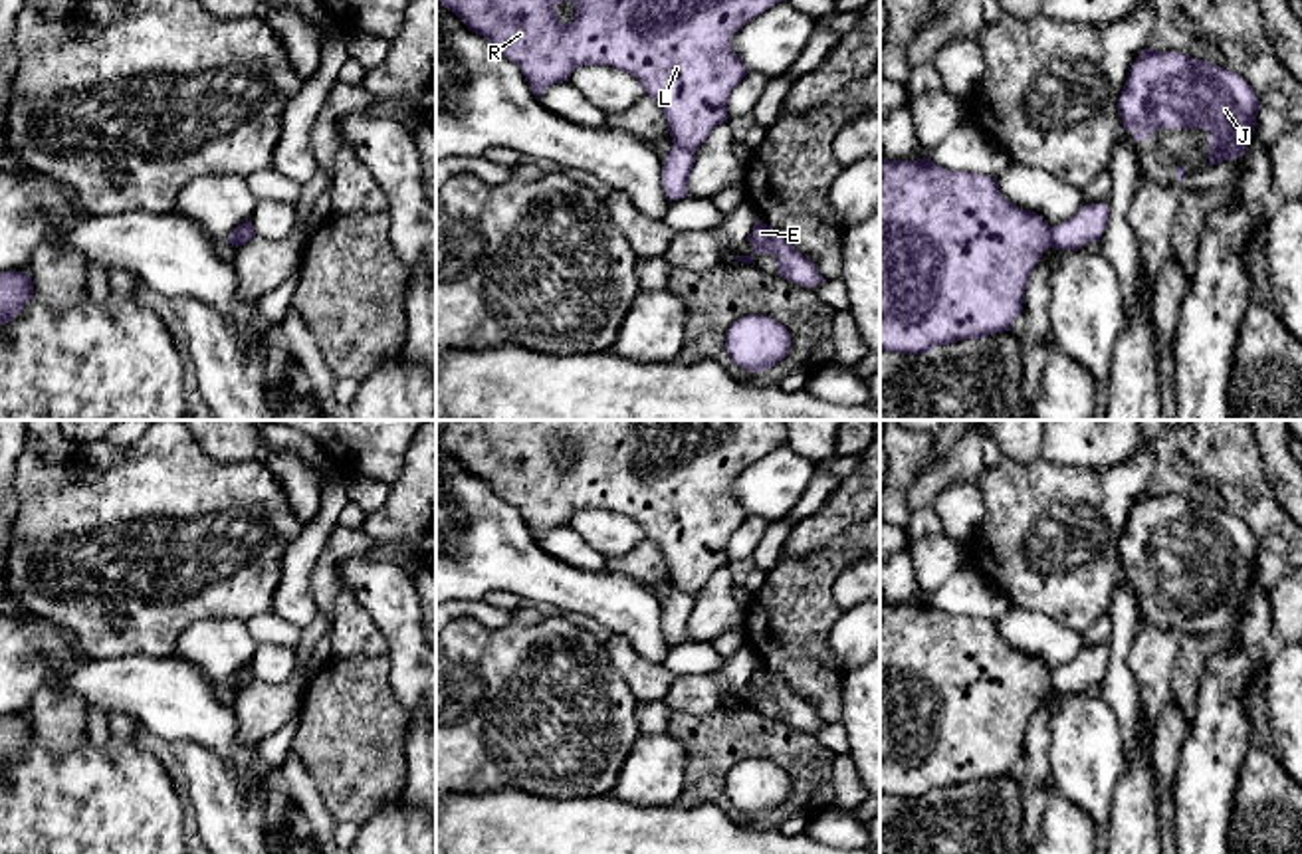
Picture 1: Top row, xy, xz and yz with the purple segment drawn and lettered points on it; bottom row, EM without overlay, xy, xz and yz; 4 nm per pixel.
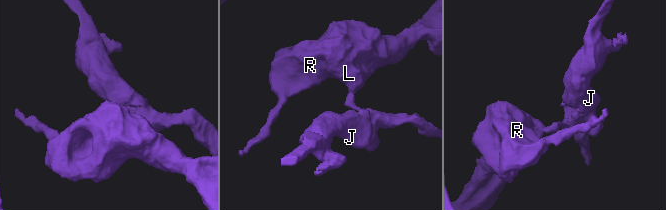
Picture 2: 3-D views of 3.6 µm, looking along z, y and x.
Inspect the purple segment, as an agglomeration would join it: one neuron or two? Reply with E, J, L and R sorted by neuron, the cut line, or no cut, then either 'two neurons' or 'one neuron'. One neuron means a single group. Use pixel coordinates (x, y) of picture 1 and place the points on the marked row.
groups E J / L R; cut xz (674, 145), (686, 147), (692, 153); two neurons

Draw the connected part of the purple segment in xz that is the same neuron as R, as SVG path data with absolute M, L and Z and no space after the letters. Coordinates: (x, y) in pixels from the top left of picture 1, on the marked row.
M563 0L436 2L517 63L537 99L583 65L630 73L660 103L674 147L694 153L729 119L729 95L749 73L731 46L735 32L783 0L571 0L575 16L567 24L559 20Z

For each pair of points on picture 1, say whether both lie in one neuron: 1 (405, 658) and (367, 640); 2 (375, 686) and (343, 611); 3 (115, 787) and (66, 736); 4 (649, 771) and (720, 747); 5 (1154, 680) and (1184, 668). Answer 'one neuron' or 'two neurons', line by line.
1: two neurons
2: two neurons
3: two neurons
4: two neurons
5: two neurons

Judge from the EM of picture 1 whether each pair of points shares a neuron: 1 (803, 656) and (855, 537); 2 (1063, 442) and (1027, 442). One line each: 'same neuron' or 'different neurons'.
1: same neuron
2: different neurons

